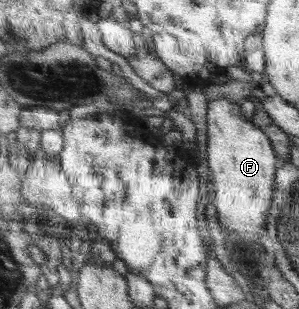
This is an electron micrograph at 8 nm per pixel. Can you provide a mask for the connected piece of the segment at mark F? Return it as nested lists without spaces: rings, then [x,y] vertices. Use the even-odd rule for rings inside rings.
[[[216,99],[209,103],[208,109],[208,160],[209,166],[215,176],[215,185],[217,192],[217,202],[219,219],[226,229],[226,235],[231,238],[238,238],[239,242],[268,242],[268,218],[271,217],[276,193],[276,184],[281,168],[279,155],[276,153],[271,136],[258,127],[251,120],[246,119],[242,113],[240,103],[232,103],[230,99]]]

